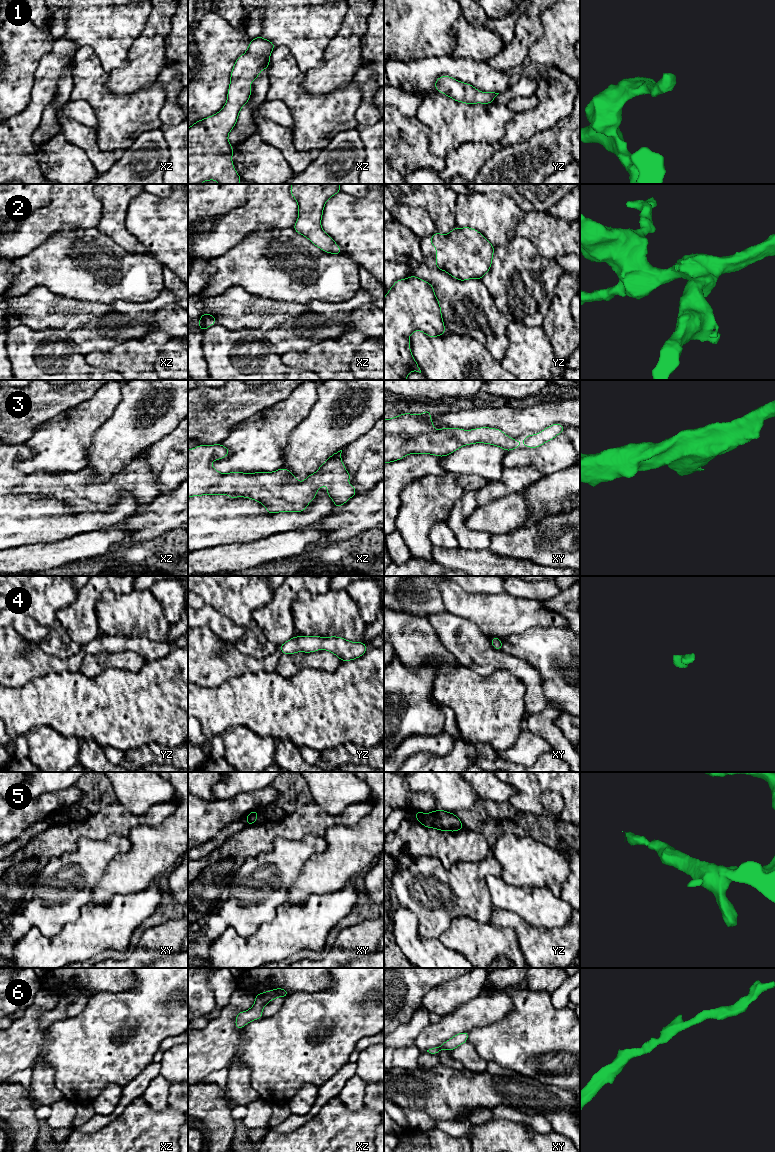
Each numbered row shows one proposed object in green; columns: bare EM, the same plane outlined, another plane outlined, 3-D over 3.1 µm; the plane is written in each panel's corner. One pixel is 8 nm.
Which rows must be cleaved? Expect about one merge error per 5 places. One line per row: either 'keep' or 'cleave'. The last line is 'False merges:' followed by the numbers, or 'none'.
1: keep
2: keep
3: keep
4: keep
5: keep
6: keep
False merges: none

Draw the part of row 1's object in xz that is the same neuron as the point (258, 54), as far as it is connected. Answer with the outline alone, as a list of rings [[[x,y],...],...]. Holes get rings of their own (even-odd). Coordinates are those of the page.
[[[259,36],[251,39],[249,48],[237,58],[231,71],[227,101],[215,115],[195,122],[188,128],[188,184],[201,184],[215,180],[220,184],[239,184],[242,179],[236,172],[233,162],[233,147],[228,142],[228,134],[235,126],[241,108],[249,101],[252,89],[250,84],[262,69],[268,69],[270,55],[276,46]]]

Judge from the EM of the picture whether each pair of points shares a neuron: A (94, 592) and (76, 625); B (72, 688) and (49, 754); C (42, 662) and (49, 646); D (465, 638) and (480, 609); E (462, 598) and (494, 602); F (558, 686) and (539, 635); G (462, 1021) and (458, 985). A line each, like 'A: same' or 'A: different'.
A: same
B: different
C: different
D: different
E: same
F: same
G: different

